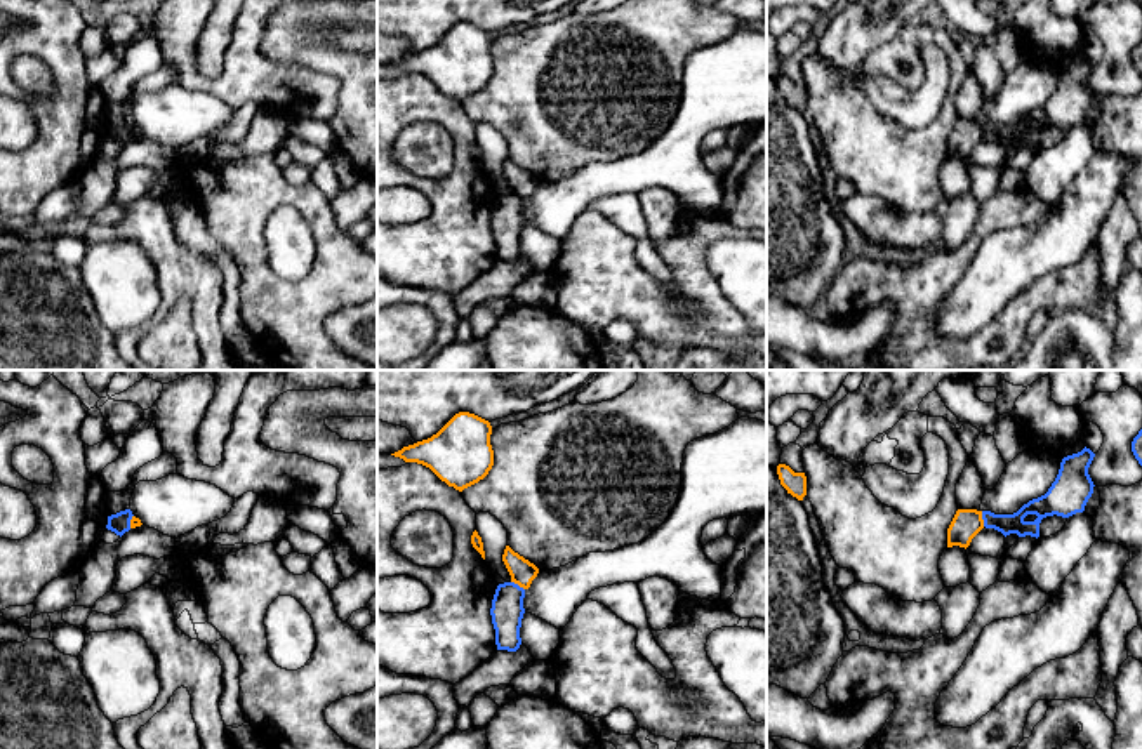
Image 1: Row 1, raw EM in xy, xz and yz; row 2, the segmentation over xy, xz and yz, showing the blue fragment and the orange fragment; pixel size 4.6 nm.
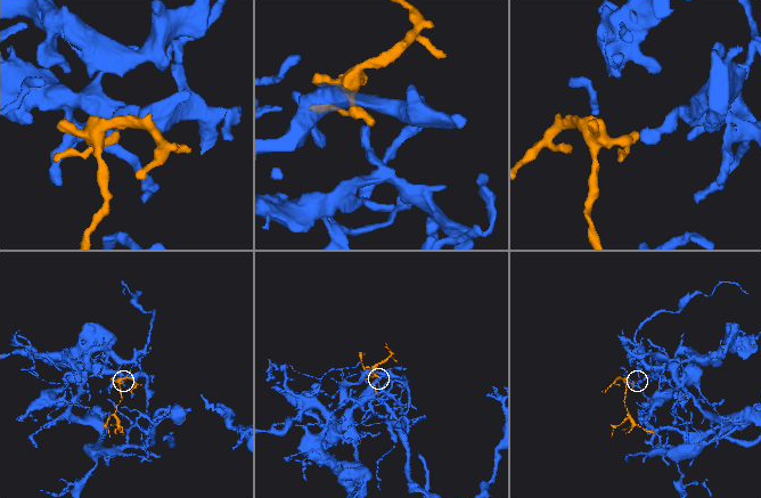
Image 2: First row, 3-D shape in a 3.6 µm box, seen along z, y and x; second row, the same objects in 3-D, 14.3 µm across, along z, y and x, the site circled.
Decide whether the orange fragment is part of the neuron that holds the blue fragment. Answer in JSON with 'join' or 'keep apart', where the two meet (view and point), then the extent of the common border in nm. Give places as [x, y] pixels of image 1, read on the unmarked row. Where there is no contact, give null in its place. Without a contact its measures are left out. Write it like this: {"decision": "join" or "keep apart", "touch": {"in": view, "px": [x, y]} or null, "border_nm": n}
{"decision": "keep apart", "touch": {"in": "yz", "px": [982, 129]}, "border_nm": 70}

